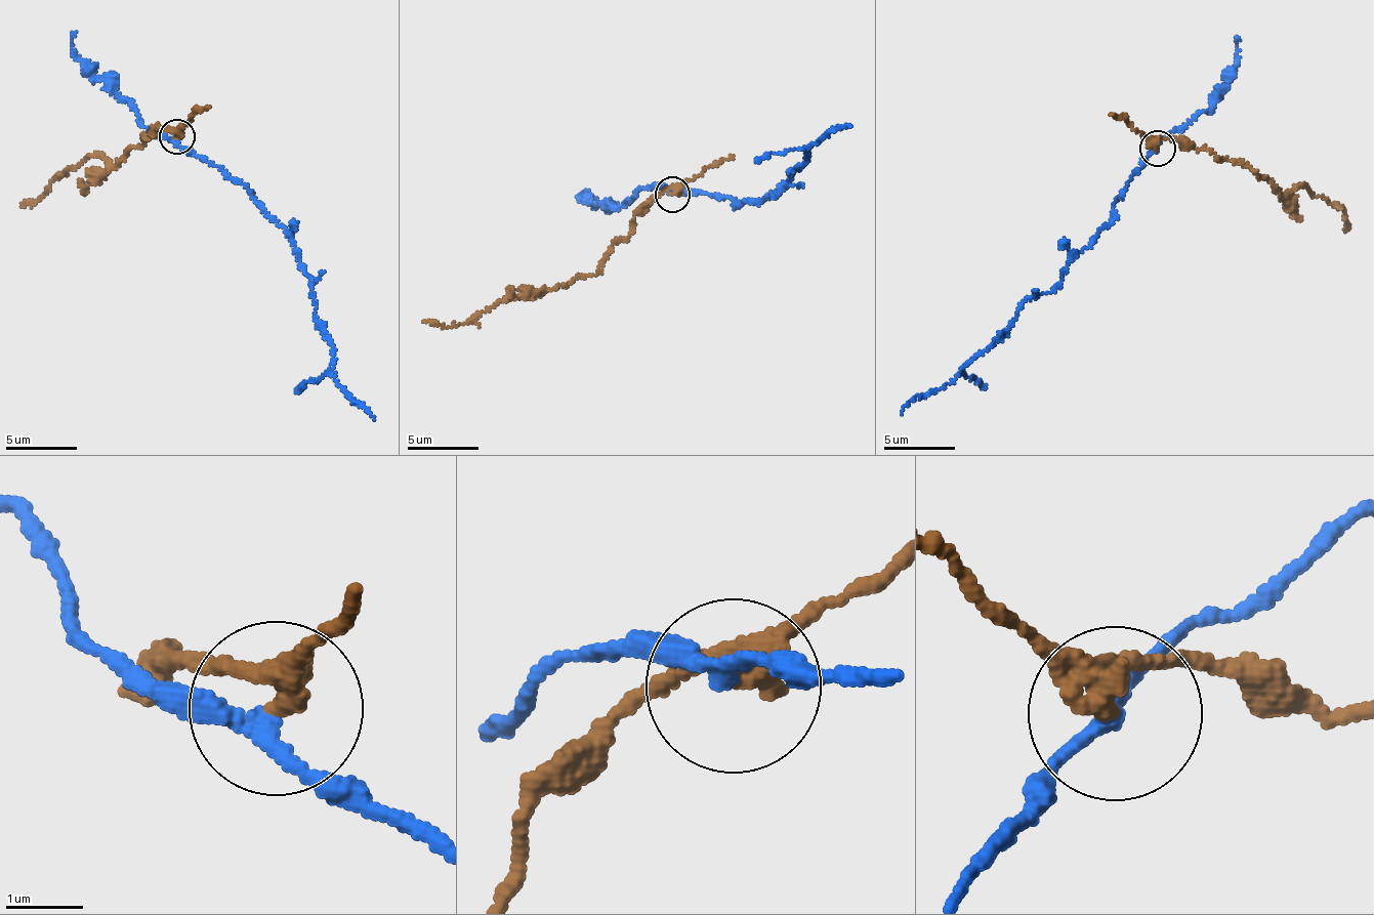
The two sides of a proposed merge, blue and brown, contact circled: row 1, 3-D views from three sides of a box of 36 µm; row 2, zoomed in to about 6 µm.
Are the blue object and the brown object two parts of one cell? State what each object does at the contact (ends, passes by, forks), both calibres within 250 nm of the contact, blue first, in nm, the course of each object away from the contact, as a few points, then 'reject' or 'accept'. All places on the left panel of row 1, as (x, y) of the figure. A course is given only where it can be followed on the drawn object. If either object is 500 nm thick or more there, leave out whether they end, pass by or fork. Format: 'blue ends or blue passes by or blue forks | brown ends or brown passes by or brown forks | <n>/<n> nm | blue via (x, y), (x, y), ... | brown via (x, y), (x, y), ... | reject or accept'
blue passes by | brown passes by | 200/280 nm | blue via (177, 137), (181, 148), (222, 167), (284, 225), (315, 293), (316, 313), (340, 385), (374, 420) | brown via (177, 137), (158, 126), (141, 144), (113, 165), (87, 155), (21, 206) | reject

